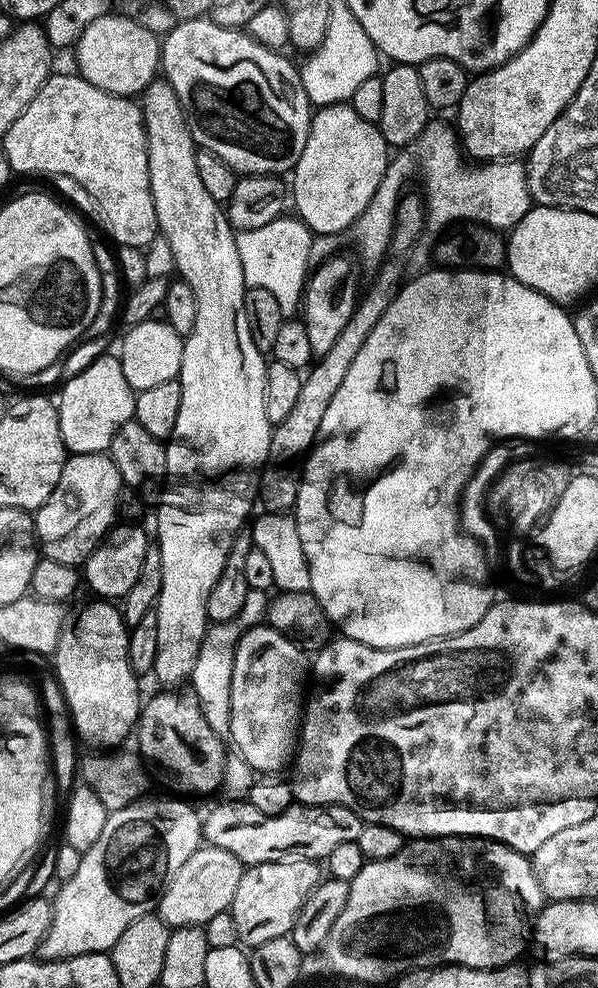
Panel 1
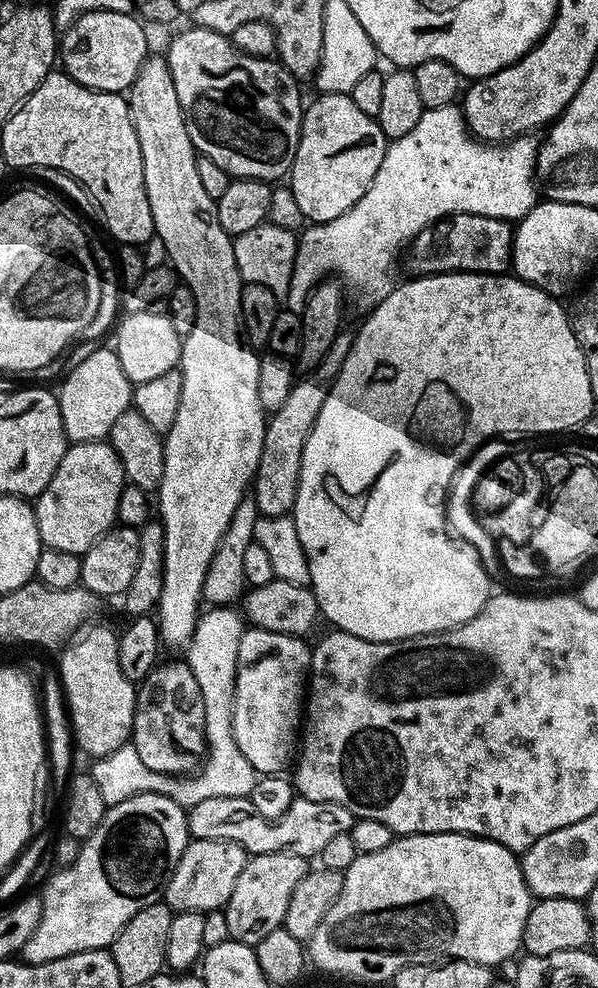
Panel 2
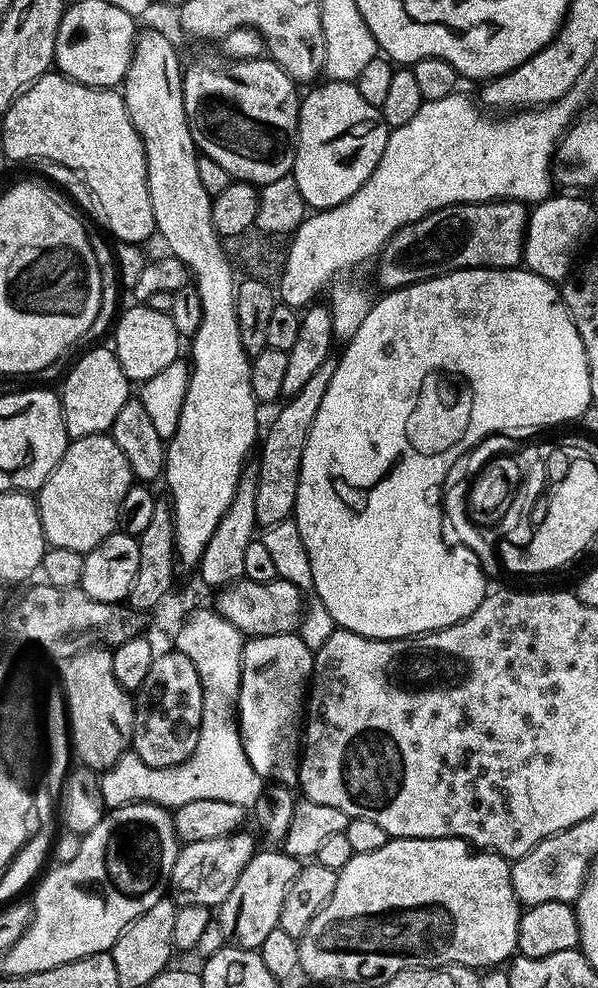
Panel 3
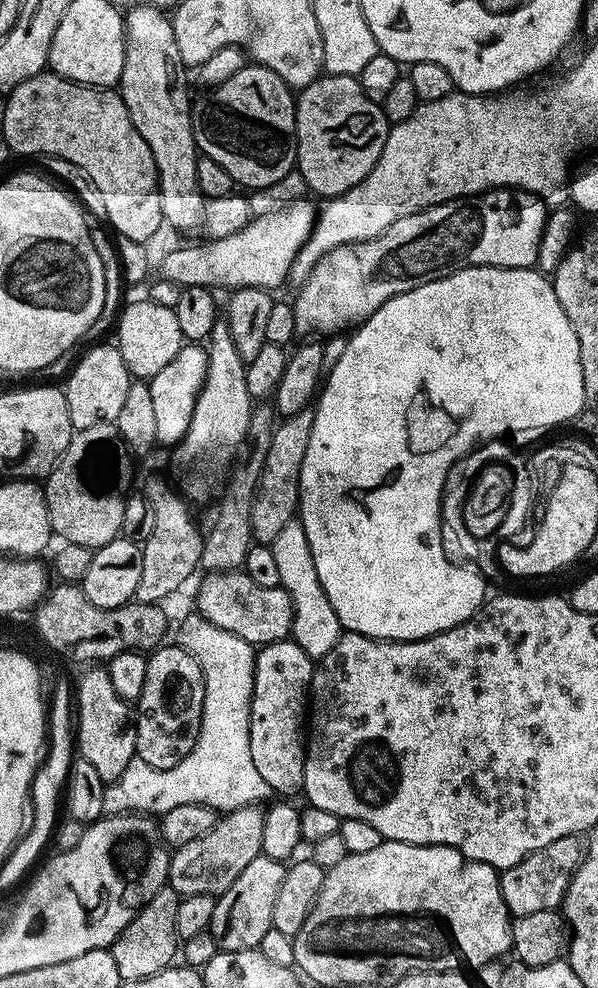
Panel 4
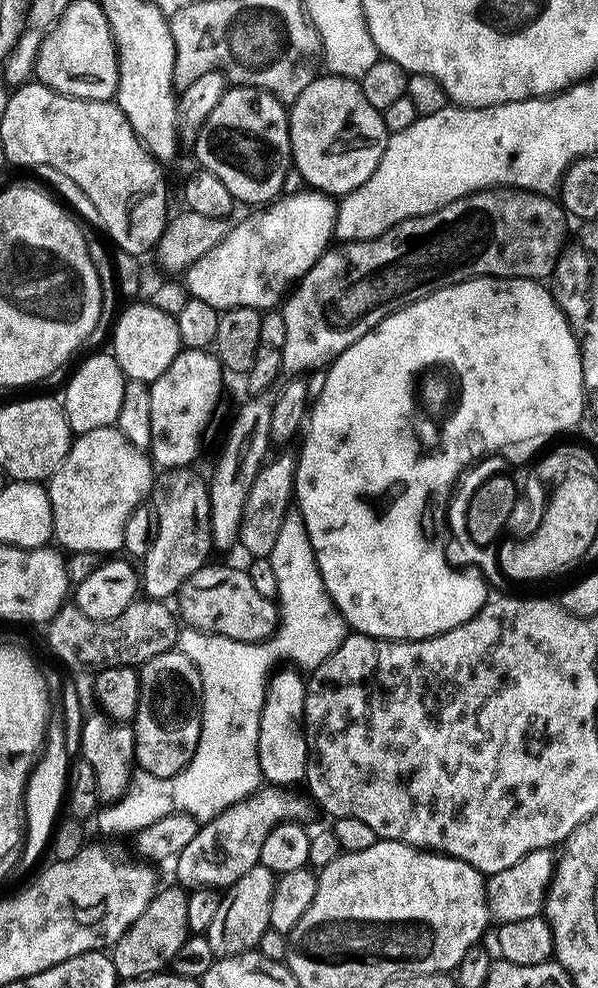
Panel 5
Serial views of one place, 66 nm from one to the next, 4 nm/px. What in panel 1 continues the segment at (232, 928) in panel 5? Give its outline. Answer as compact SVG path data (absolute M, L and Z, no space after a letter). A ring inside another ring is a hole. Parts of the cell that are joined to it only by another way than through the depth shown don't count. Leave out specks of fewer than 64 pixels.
M315 860L266 862L245 867L230 909L237 941L254 949L262 942L270 942L270 938L289 935L306 898L321 879L322 868Z

